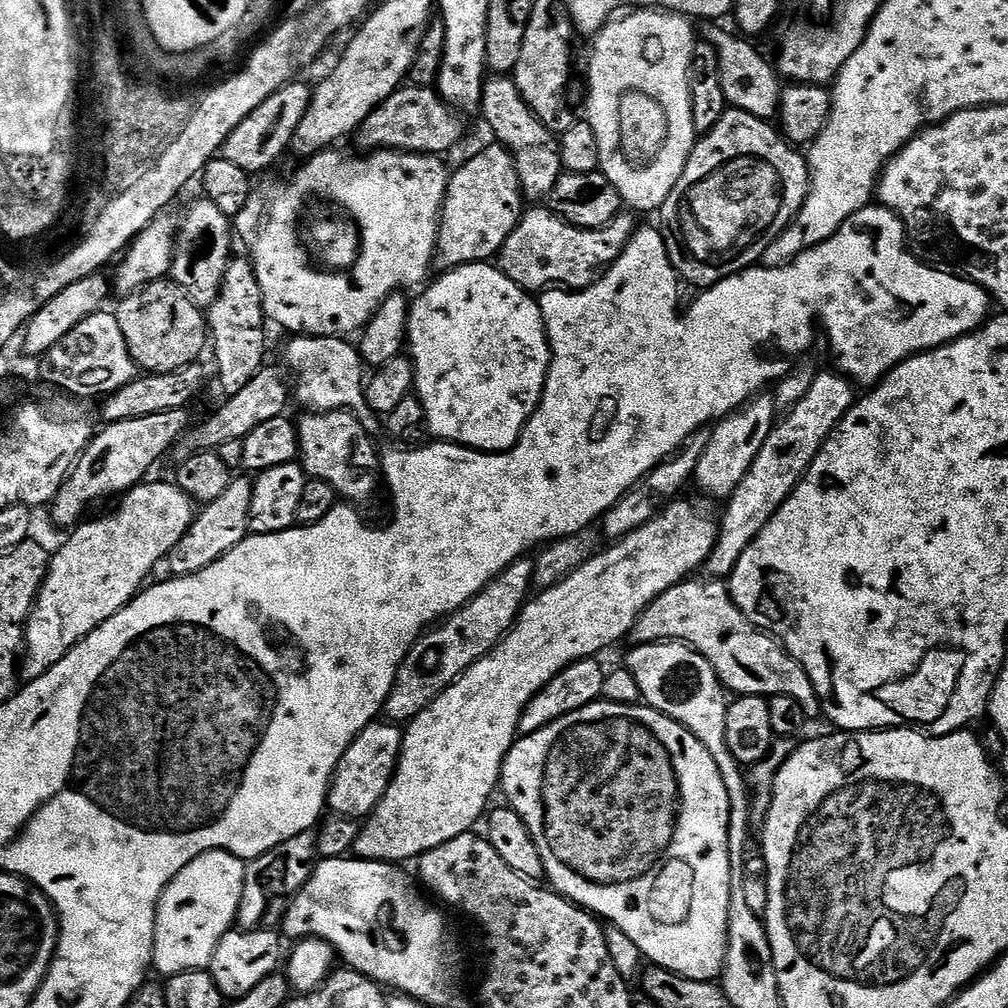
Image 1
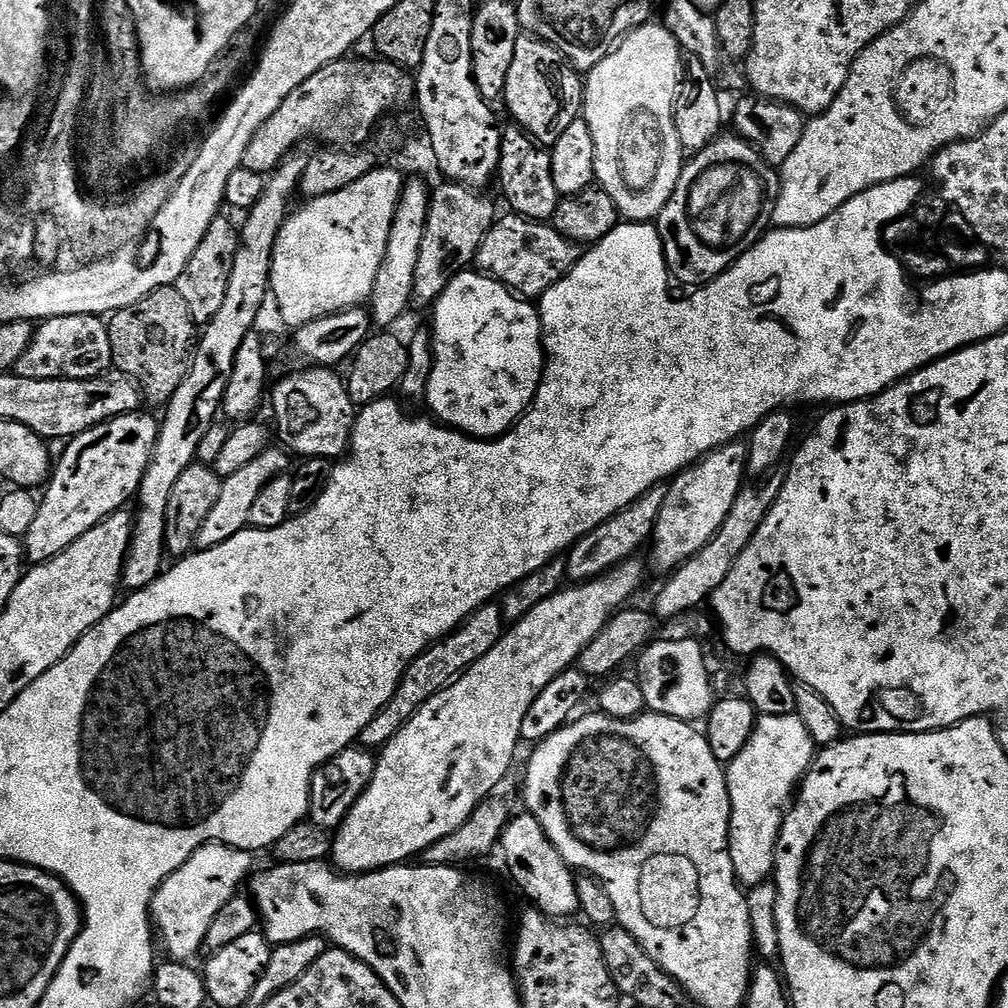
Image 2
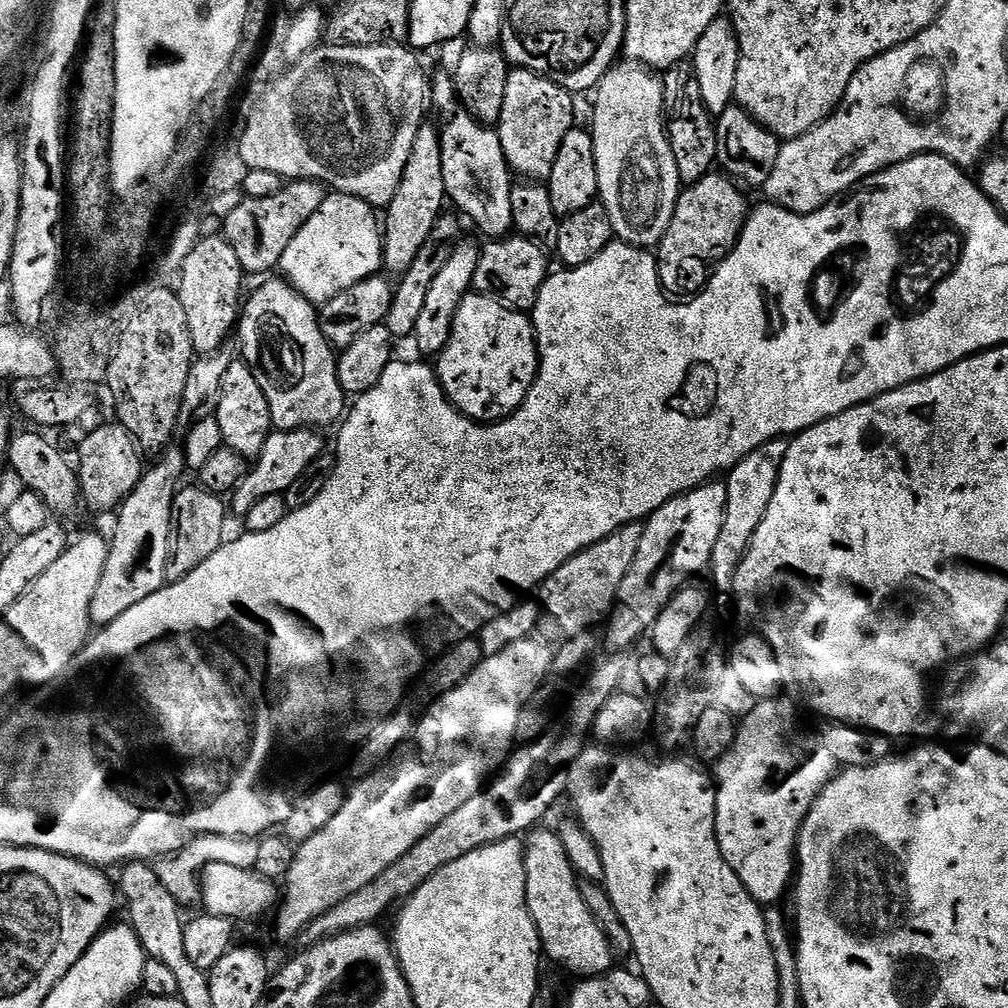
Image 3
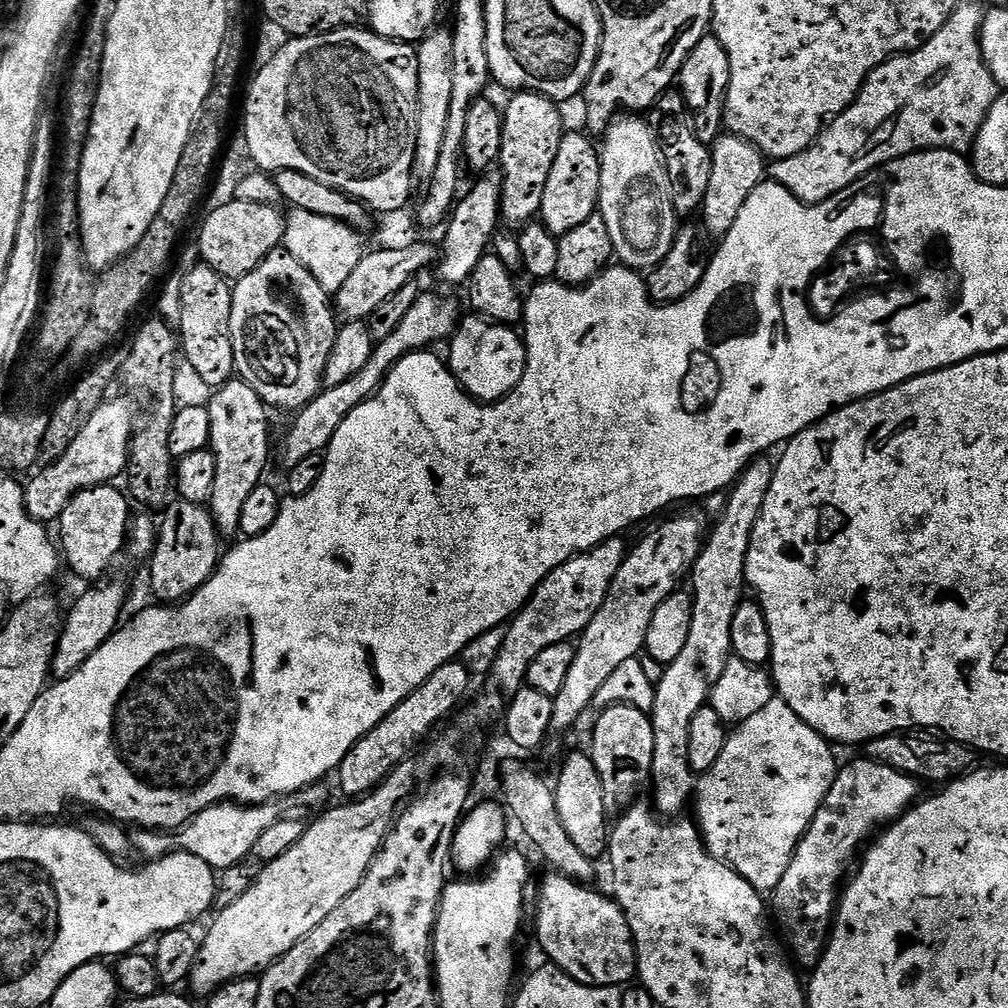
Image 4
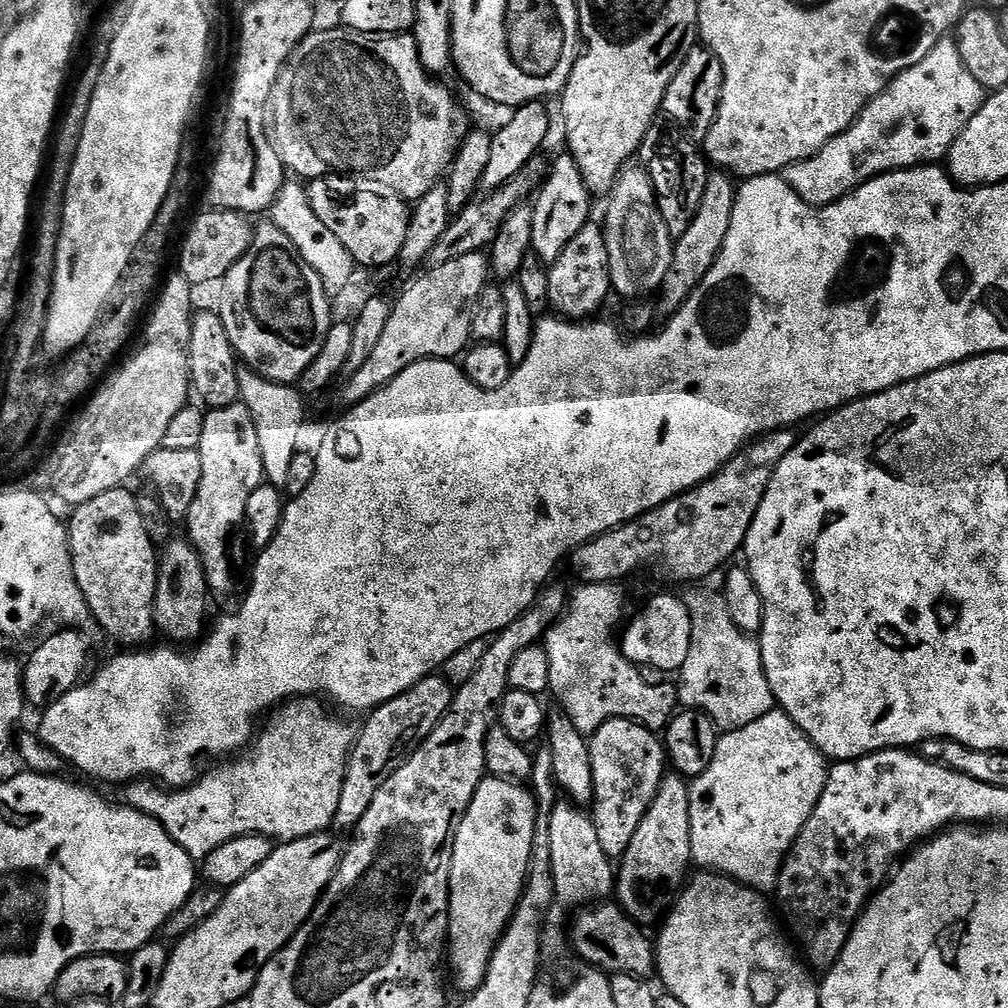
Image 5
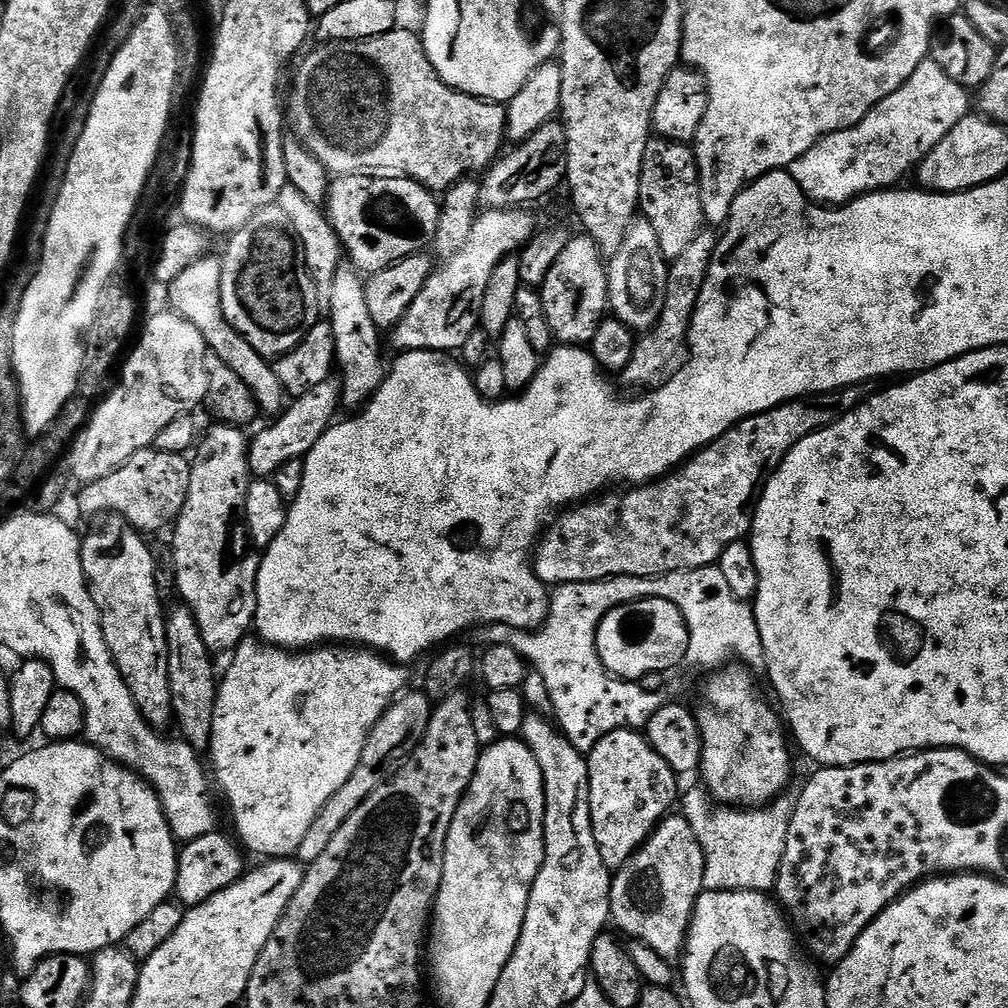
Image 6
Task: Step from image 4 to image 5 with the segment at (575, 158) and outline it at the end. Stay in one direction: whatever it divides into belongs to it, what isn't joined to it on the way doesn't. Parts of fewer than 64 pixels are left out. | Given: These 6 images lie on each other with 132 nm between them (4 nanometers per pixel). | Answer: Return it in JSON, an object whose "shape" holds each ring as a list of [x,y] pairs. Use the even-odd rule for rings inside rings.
{"shape":[[[561,154],[555,161],[551,161],[548,175],[544,178],[544,183],[540,185],[535,193],[532,210],[532,250],[534,255],[546,265],[555,264],[557,258],[570,246],[570,241],[582,226],[590,222],[588,216],[592,212],[594,197],[589,192],[586,182],[582,178],[582,170],[578,170],[578,162],[567,154]]]}

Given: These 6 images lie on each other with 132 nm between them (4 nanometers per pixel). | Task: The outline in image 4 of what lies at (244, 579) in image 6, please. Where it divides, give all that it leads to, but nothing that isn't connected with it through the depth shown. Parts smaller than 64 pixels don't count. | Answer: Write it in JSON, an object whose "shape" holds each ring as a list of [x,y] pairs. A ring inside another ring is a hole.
{"shape":[[[233,378],[211,393],[207,410],[210,414],[210,451],[216,459],[214,490],[207,507],[221,537],[235,537],[242,522],[242,502],[246,502],[246,498],[250,498],[253,490],[265,479],[269,409],[264,399],[245,380]]]}

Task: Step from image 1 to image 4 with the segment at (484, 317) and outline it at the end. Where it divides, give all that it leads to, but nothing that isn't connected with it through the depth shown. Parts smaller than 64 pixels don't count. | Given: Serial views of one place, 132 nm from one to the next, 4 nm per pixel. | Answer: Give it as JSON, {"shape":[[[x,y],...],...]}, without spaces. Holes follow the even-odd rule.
{"shape":[[[469,315],[469,320],[461,319],[447,345],[446,363],[452,369],[460,387],[474,400],[495,402],[522,382],[522,374],[528,365],[528,349],[521,333],[506,324],[493,324],[483,316]]]}

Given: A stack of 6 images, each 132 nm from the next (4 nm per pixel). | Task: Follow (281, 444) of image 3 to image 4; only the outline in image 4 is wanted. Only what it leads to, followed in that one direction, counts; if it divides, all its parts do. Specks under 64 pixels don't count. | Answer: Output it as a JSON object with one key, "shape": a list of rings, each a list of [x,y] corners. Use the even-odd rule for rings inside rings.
{"shape":[[[421,294],[416,297],[414,306],[406,313],[406,318],[402,318],[402,323],[398,325],[398,330],[390,334],[390,338],[382,338],[373,347],[370,354],[370,362],[354,374],[354,378],[349,378],[347,382],[342,382],[342,386],[333,388],[324,388],[320,395],[314,399],[305,408],[299,409],[292,420],[292,425],[288,428],[288,433],[284,436],[284,445],[280,448],[280,460],[284,463],[285,469],[290,469],[302,458],[319,456],[327,449],[328,444],[334,438],[338,426],[362,402],[366,402],[370,397],[380,389],[380,383],[388,375],[390,369],[402,359],[403,356],[409,356],[411,352],[422,352],[431,349],[432,344],[439,340],[447,341],[452,333],[458,327],[458,315],[456,316],[456,304],[452,300],[443,300],[440,296],[427,296]]]}

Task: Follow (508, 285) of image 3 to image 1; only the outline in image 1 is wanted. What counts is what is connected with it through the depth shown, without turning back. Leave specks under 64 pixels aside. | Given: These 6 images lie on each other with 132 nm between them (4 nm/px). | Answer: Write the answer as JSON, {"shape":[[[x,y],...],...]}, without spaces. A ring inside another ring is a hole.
{"shape":[[[547,206],[529,207],[500,248],[498,267],[510,282],[533,294],[553,286],[563,286],[568,290],[589,288],[630,242],[638,227],[635,218],[631,211],[624,210],[606,226],[579,228],[557,216]]]}

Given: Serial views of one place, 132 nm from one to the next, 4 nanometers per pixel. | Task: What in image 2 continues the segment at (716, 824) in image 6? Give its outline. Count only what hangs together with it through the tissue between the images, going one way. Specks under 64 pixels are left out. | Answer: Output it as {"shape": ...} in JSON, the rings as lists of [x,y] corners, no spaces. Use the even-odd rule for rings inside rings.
{"shape":[[[799,714],[760,716],[749,743],[726,766],[730,790],[728,849],[737,881],[745,889],[765,883],[776,866],[776,843],[784,824],[786,809],[799,789],[818,746]]]}

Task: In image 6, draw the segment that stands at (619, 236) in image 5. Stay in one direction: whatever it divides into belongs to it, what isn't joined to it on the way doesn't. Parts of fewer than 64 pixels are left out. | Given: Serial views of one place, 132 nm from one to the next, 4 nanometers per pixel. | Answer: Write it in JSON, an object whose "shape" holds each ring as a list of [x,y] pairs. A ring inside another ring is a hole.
{"shape":[[[637,215],[626,230],[626,238],[622,238],[618,254],[612,256],[608,264],[611,315],[640,334],[652,328],[658,322],[658,314],[662,314],[662,306],[666,302],[669,263],[662,254],[662,246],[658,246],[658,234],[654,234],[654,226],[650,226],[644,215]]]}

